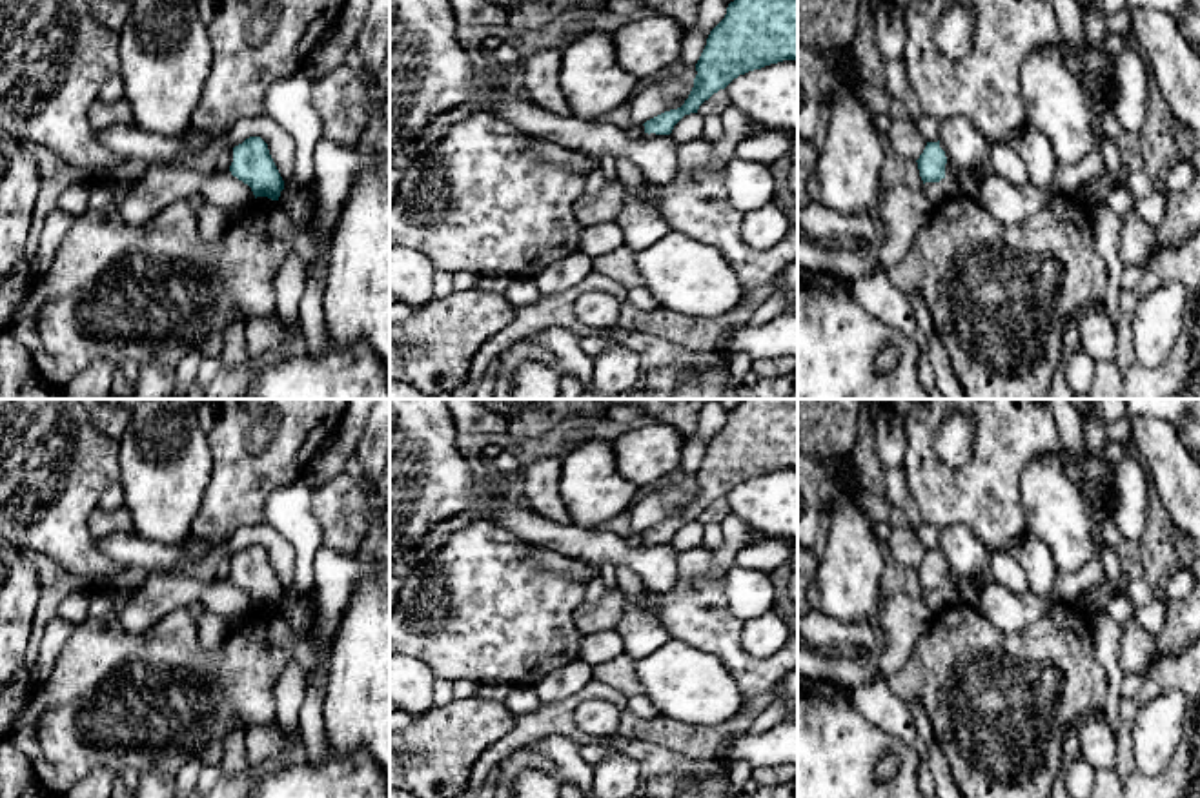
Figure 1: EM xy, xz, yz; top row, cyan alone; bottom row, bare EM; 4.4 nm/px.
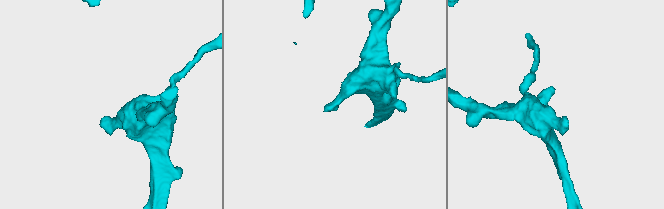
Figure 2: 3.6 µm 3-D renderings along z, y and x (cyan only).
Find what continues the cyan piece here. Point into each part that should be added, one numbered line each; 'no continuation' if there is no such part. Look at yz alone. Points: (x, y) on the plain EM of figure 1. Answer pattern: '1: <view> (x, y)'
1: yz (969, 591)

